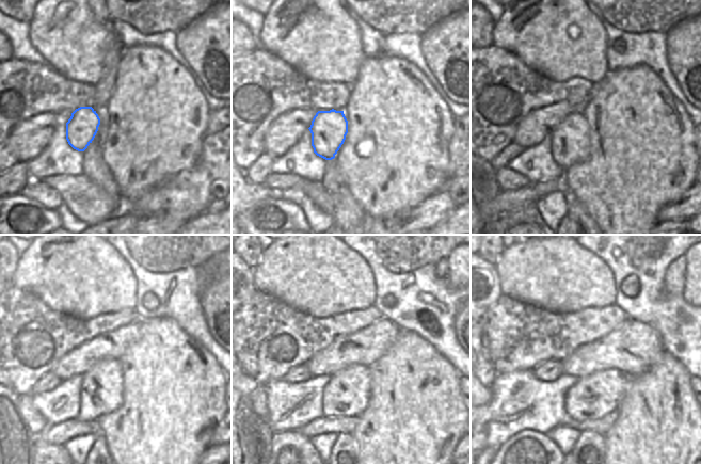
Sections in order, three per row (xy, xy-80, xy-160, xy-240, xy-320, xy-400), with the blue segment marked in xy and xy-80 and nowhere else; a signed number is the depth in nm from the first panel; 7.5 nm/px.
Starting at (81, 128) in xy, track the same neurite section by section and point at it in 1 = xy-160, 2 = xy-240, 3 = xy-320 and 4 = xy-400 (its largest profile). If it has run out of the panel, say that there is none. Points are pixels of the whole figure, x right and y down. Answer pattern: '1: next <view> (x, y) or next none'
1: next xy-160 (570, 145)
2: next xy-240 (102, 385)
3: next xy-320 (347, 394)
4: next xy-400 (593, 397)

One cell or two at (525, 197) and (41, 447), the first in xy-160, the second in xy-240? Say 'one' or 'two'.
two

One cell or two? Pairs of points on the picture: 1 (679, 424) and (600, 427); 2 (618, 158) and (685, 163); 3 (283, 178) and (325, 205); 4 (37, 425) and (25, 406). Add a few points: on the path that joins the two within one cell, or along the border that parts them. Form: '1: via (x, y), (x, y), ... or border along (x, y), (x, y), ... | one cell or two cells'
1: border along (617, 410), (618, 416), (612, 427), (604, 435) | two cells
2: via (635, 158), (648, 158), (654, 162), (668, 162) | one cell
3: via (293, 181), (305, 185), (315, 194) | one cell
4: via (34, 420), (28, 411) | one cell

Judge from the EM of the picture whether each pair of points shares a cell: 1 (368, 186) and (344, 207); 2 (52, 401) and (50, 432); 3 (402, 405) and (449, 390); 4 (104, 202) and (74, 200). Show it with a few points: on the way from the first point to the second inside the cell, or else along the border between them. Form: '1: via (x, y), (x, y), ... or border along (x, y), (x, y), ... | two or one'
1: border along (341, 176), (349, 192), (365, 214) | two
2: border along (74, 418), (47, 425) | two
3: via (414, 402), (426, 390), (437, 390) | one
4: via (96, 202), (81, 200) | one

